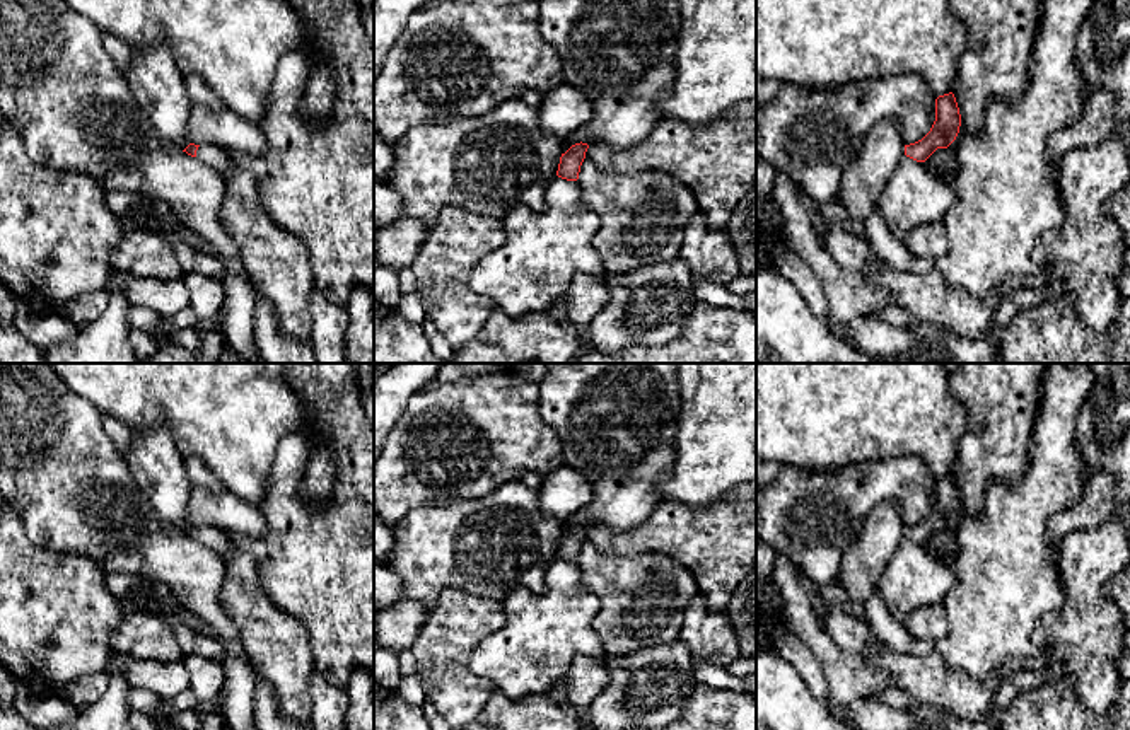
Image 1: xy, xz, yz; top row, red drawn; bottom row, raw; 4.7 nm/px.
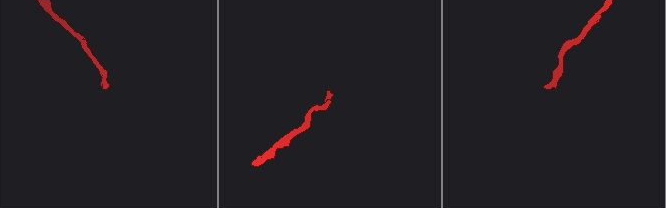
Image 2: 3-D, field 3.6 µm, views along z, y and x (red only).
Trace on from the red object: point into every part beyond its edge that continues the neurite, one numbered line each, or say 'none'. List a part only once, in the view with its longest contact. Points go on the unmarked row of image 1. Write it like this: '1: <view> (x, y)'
1: xy (212, 538)

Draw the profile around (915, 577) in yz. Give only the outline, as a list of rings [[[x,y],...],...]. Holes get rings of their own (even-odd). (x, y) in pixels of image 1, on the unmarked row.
[[[903,539],[884,571],[879,592],[893,617],[905,623],[917,607],[942,600],[956,580],[956,566],[941,554]]]

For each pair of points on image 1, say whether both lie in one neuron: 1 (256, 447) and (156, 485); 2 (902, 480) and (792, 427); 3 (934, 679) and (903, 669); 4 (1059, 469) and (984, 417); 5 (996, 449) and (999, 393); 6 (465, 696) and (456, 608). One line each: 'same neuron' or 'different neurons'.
1: different neurons
2: different neurons
3: same neuron
4: different neurons
5: same neuron
6: same neuron

